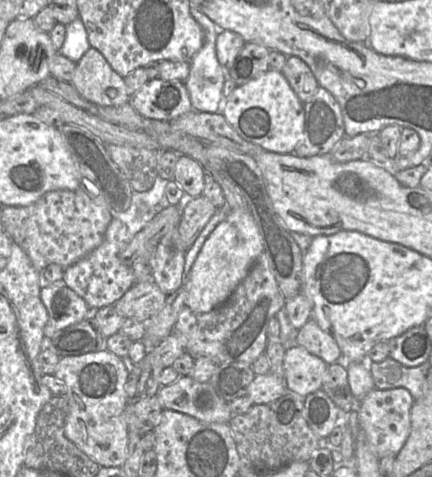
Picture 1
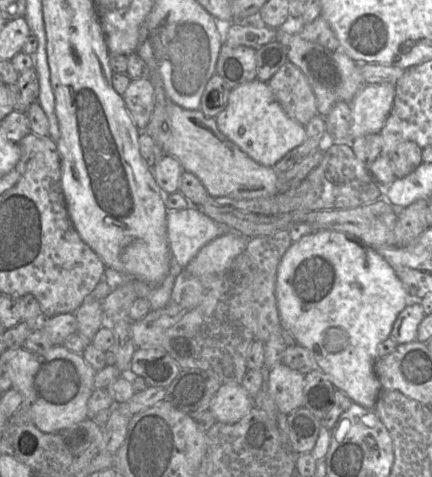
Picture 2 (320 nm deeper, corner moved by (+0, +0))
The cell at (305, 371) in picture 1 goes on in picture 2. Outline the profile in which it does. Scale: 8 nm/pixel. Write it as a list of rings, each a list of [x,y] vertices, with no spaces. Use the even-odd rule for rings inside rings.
[[[282,362],[269,370],[267,387],[280,412],[289,415],[303,407],[305,375]]]

